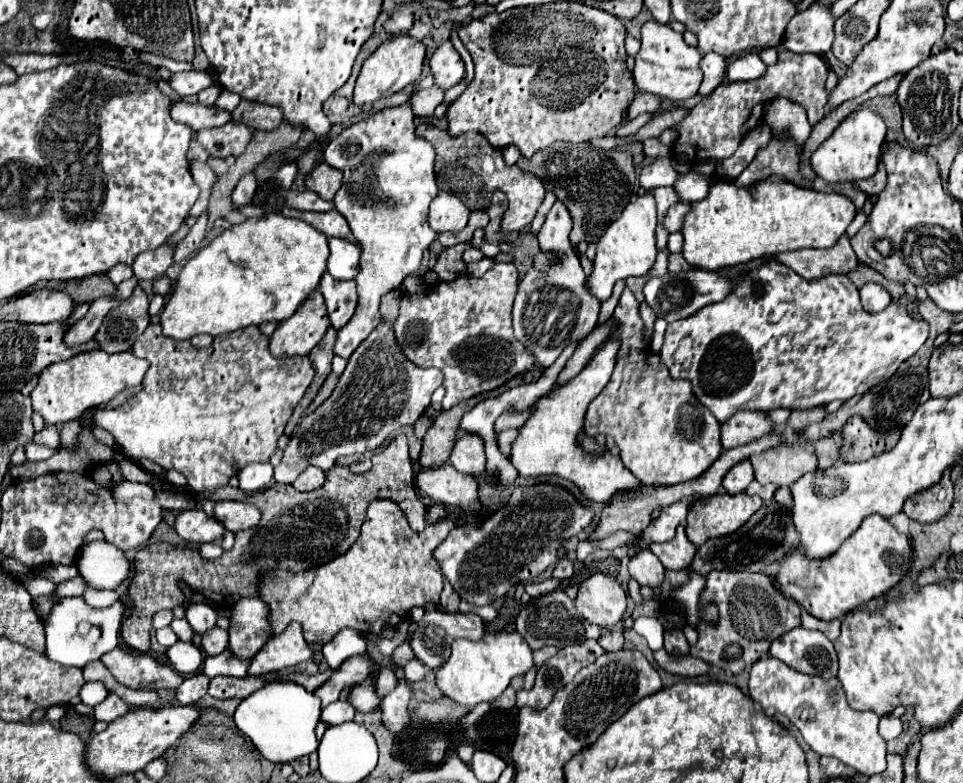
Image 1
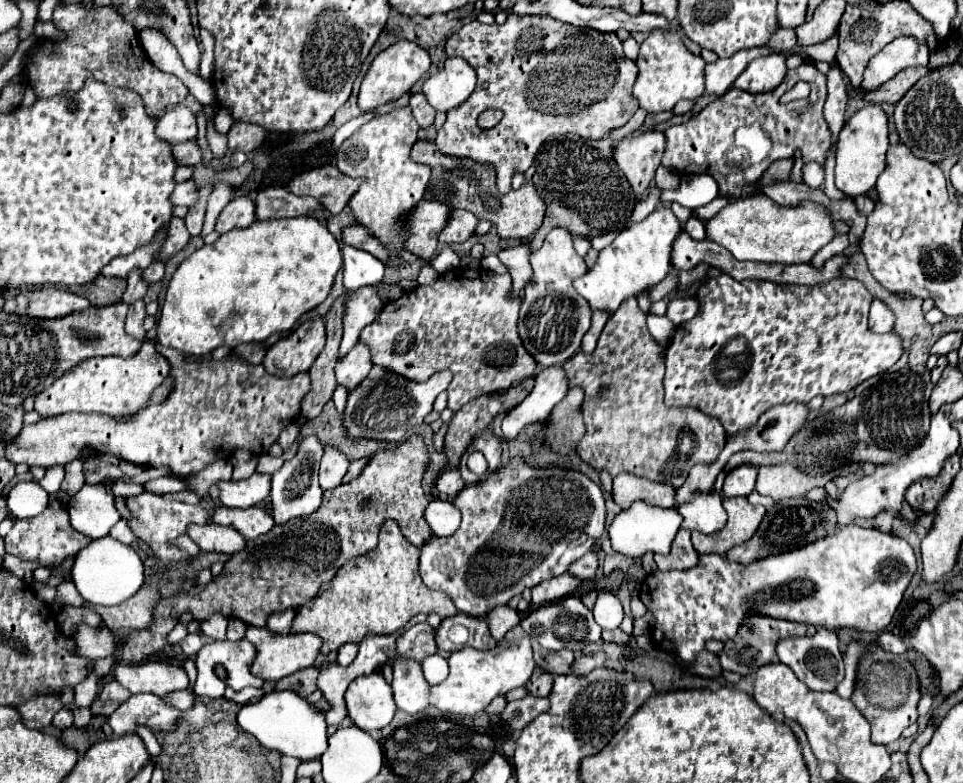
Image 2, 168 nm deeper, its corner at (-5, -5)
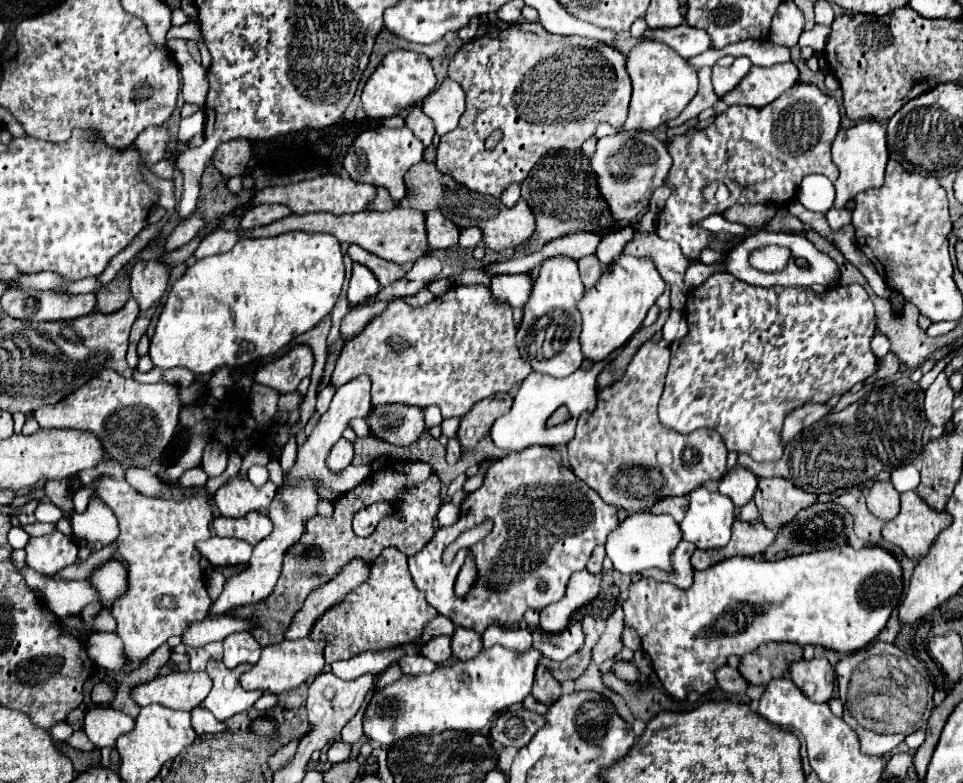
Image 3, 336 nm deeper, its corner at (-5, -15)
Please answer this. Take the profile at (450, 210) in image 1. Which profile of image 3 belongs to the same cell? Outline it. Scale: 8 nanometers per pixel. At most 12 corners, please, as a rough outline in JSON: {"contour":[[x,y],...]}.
{"contour":[[291,214],[243,232],[325,232],[339,242],[403,264],[429,252],[425,214]]}

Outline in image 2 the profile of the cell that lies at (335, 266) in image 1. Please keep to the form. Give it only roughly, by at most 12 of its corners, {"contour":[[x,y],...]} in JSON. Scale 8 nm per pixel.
{"contour":[[353,246],[343,248],[345,288],[377,286],[385,266]]}

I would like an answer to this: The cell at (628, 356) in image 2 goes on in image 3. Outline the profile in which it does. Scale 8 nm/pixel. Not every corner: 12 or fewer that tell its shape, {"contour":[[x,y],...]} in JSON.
{"contour":[[647,340],[567,444],[603,500],[643,512],[721,478],[709,428],[657,418],[669,344]]}

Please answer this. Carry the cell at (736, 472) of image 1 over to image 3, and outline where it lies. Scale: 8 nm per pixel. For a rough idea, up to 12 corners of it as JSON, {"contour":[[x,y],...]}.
{"contour":[[729,470],[719,492],[737,508],[753,500],[757,478],[749,470]]}

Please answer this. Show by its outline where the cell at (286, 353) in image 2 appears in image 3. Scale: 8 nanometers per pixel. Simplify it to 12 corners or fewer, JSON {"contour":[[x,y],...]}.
{"contour":[[299,344],[259,366],[255,382],[295,392],[311,374],[313,350]]}

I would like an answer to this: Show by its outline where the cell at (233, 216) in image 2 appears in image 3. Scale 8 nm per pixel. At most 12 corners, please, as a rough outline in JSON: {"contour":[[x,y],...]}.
{"contour":[[215,230],[199,244],[195,258],[229,252],[241,230]]}

